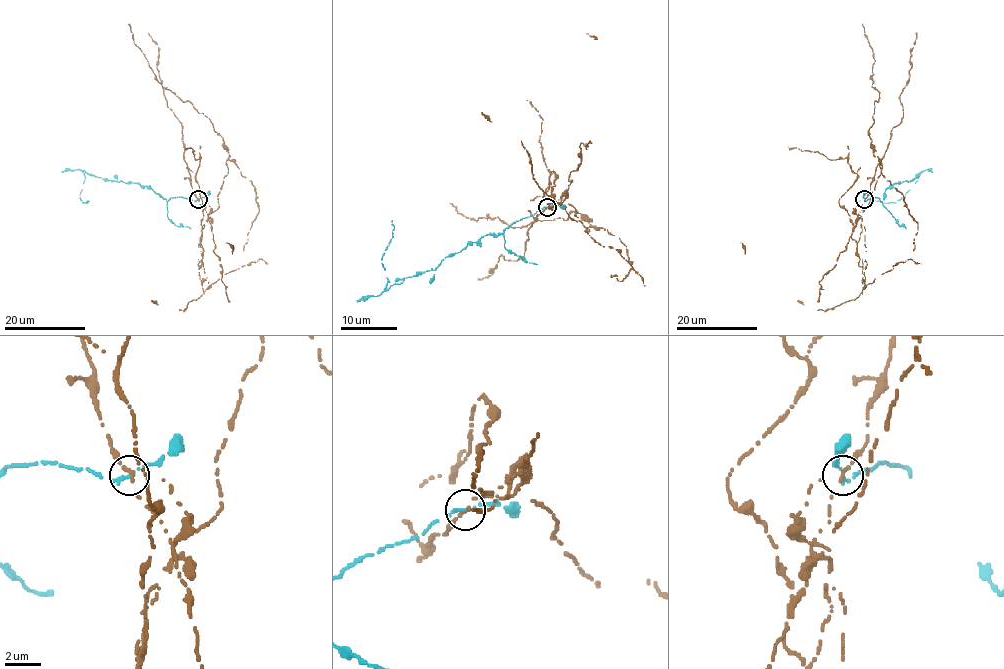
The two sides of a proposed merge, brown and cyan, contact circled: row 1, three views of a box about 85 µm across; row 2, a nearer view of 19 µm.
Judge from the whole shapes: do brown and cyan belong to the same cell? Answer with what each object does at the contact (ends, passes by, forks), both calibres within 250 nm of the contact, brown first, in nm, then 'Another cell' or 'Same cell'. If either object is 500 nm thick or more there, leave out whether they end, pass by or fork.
At the ring brown passes by. At the ring cyan ends. Thickness 190 nm (brown) against 200 nm. Another cell

